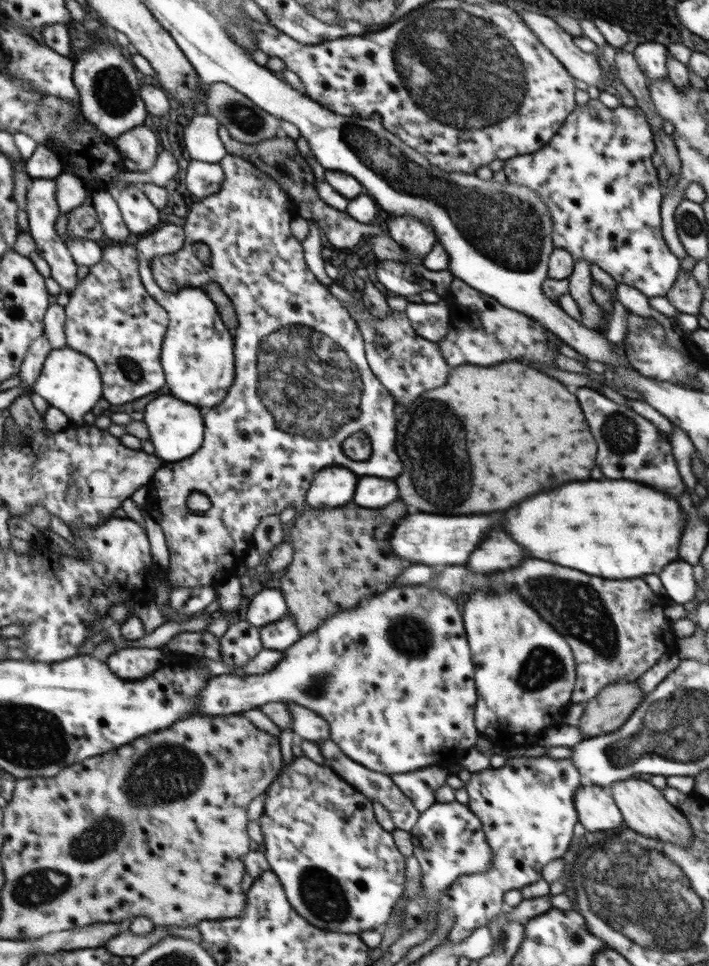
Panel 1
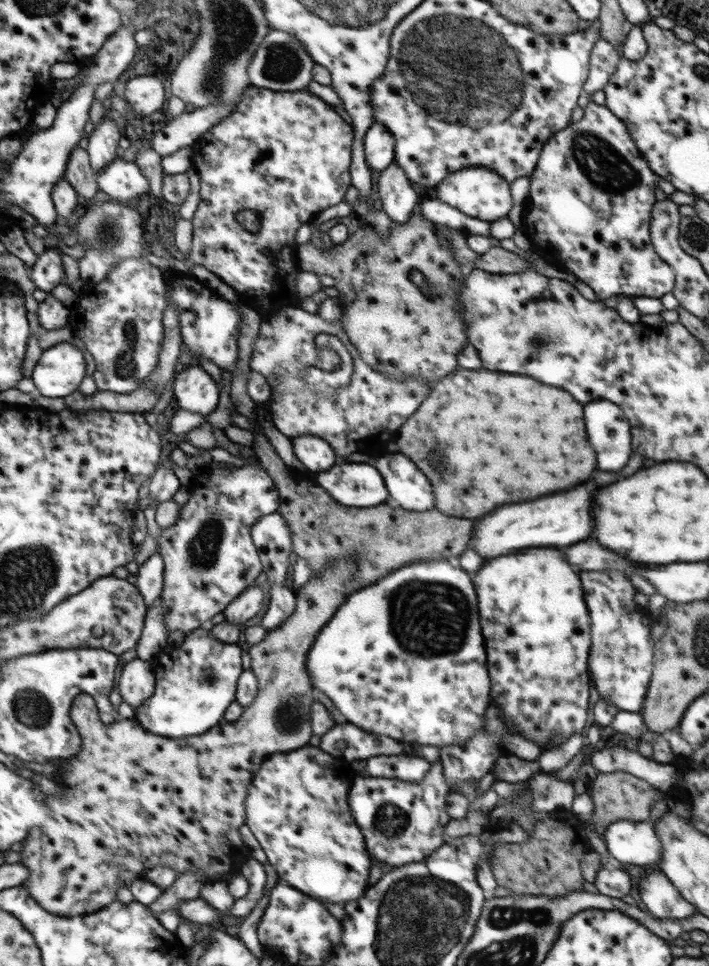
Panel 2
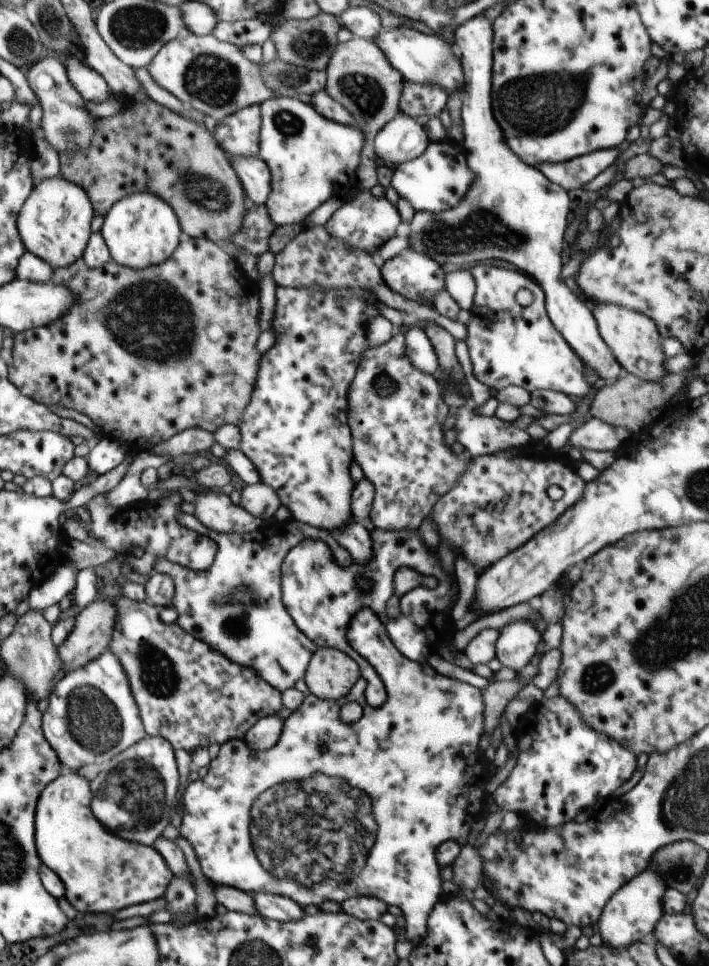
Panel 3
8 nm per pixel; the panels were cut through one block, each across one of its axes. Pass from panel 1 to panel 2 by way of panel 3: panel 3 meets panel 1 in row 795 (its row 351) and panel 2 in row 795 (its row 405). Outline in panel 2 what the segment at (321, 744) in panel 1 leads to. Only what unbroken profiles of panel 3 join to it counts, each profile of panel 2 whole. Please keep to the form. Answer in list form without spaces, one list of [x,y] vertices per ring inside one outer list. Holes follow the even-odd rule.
[[[434,764],[422,782],[352,776],[347,800],[374,864],[400,867],[422,862],[445,843],[444,827],[450,821],[446,801],[451,788],[444,782],[442,765]]]

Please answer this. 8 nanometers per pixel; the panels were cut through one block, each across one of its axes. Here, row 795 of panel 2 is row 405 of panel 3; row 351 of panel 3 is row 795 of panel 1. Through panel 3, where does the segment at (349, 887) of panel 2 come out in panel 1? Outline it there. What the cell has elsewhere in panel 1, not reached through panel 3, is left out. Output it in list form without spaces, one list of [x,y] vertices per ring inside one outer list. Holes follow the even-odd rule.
[[[304,754],[296,756],[290,764],[283,764],[281,772],[273,780],[267,789],[267,800],[265,803],[264,814],[260,816],[258,823],[262,828],[264,835],[264,854],[267,862],[270,864],[270,871],[276,874],[276,877],[282,883],[286,898],[292,905],[292,908],[302,917],[321,930],[337,933],[360,935],[364,930],[381,930],[390,920],[390,914],[394,910],[394,905],[404,892],[404,882],[406,882],[406,862],[405,857],[398,851],[393,840],[393,835],[380,827],[375,818],[373,802],[366,795],[360,793],[351,784],[348,784],[340,775],[337,775],[330,767],[324,764],[320,765],[307,758]]]

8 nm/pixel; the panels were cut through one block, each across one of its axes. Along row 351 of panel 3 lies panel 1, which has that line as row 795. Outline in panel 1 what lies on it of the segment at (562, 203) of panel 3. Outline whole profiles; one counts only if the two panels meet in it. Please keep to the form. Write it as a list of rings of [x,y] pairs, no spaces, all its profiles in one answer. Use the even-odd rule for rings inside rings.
[[[580,785],[574,793],[579,821],[588,832],[607,832],[622,826],[623,817],[607,787]]]

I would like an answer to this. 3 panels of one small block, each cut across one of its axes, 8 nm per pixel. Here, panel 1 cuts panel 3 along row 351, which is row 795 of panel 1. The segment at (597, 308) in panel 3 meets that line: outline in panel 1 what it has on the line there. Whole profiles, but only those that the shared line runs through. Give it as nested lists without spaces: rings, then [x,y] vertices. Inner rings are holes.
[[[628,777],[612,783],[608,788],[628,828],[646,838],[674,845],[691,845],[693,835],[687,819],[679,812],[677,806],[665,800],[662,790],[654,787],[648,777]]]

